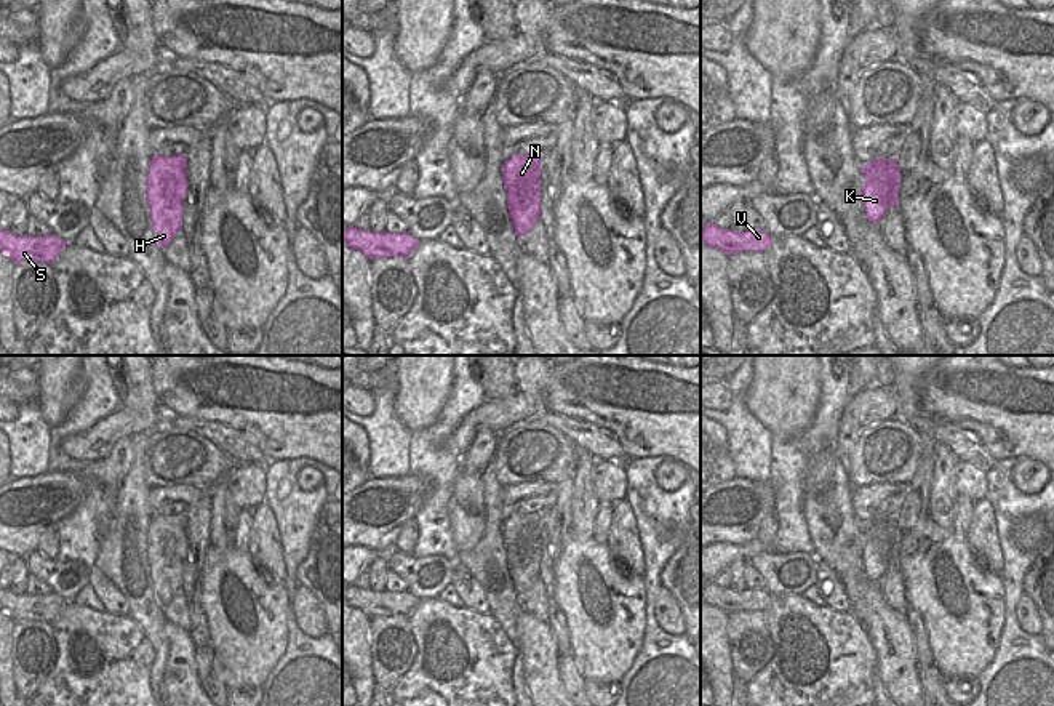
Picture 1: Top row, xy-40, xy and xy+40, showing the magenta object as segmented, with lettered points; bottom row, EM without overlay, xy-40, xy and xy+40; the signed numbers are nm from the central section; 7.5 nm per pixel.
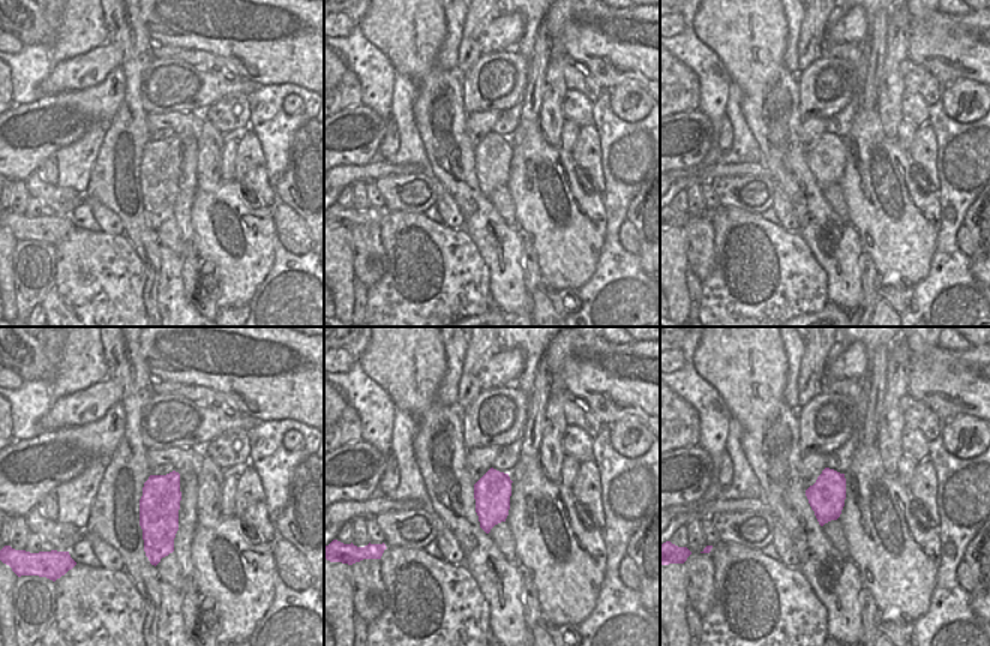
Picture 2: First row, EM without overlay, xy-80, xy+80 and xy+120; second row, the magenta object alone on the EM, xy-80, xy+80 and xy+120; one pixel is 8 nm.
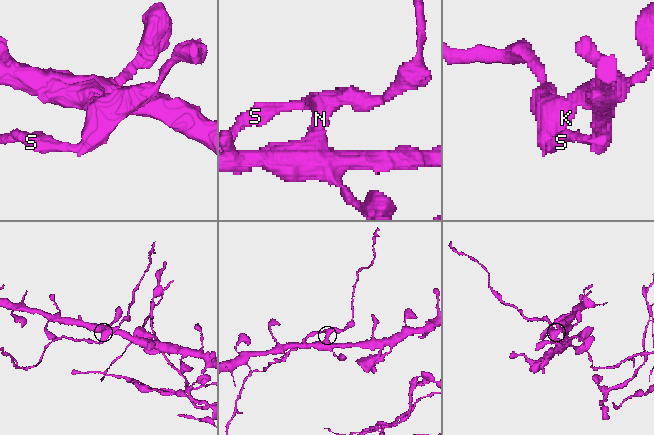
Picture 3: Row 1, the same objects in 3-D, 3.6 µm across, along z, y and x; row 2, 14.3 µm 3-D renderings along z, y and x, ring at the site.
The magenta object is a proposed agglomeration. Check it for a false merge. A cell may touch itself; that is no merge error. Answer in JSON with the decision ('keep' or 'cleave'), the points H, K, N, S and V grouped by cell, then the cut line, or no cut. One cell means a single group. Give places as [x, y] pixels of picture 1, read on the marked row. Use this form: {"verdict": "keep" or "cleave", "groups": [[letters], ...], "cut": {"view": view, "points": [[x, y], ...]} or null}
{"verdict": "cleave", "groups": [["H", "N", "S", "V"], ["K"]], "cut": {"view": "xy", "points": [[507, 192], [509, 207]]}}

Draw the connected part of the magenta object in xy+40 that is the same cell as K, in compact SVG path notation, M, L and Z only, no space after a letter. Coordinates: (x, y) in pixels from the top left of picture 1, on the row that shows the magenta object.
M873 158L864 173L862 205L870 223L878 224L889 207L899 208L900 170L894 158Z

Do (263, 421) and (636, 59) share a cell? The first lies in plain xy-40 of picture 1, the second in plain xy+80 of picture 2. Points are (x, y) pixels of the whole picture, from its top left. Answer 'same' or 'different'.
same

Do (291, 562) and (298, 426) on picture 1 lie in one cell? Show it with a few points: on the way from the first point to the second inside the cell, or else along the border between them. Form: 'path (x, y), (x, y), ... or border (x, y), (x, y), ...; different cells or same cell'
border (267, 460), (311, 457), (325, 465); different cells

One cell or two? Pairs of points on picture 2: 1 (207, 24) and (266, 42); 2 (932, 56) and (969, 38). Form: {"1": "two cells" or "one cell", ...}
{"1": "one cell", "2": "one cell"}

